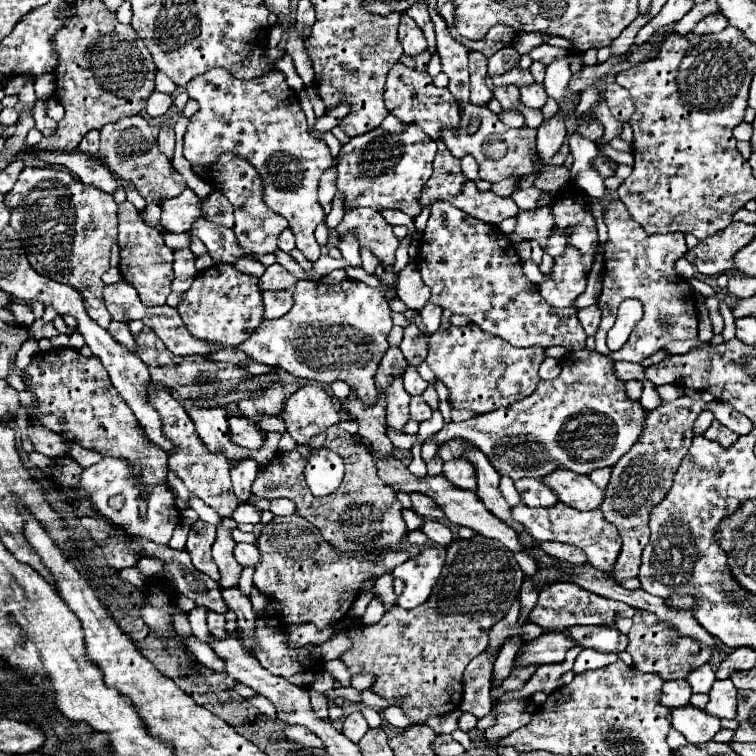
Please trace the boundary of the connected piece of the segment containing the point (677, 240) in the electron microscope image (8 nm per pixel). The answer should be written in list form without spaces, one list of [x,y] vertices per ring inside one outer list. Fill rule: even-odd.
[[[614,200],[608,204],[606,214],[604,214],[604,222],[608,226],[608,244],[606,244],[606,252],[604,252],[604,276],[602,276],[602,294],[598,298],[598,308],[602,310],[602,322],[600,328],[596,332],[596,350],[604,356],[610,356],[612,360],[628,360],[628,362],[642,362],[644,358],[652,356],[654,352],[662,350],[668,342],[673,340],[687,340],[698,338],[698,310],[696,310],[696,302],[694,302],[694,292],[688,286],[688,282],[684,278],[680,278],[674,272],[674,262],[678,258],[682,258],[688,252],[688,246],[684,242],[684,236],[680,232],[674,234],[646,234],[644,228],[632,220],[632,216],[628,214],[628,210],[624,208],[624,204],[620,200]],[[626,298],[638,298],[644,306],[644,316],[642,320],[636,324],[636,330],[632,330],[628,342],[616,350],[610,352],[606,348],[606,332],[614,326],[616,320],[616,310],[620,306],[622,300]],[[658,320],[674,320],[674,324],[670,324],[670,328],[662,328],[662,324]]]

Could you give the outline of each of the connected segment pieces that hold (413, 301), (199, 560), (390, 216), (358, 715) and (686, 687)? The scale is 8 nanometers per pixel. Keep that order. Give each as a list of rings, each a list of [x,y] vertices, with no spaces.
[[[408,264],[404,270],[400,270],[396,292],[398,298],[412,310],[422,310],[430,298],[430,288],[422,282],[416,264]]]
[[[198,520],[188,534],[188,544],[186,544],[186,552],[192,556],[192,564],[198,572],[210,576],[212,580],[220,580],[220,572],[218,566],[212,560],[210,548],[214,544],[214,528],[212,524],[206,524],[202,520]]]
[[[386,209],[386,210],[381,211],[380,213],[390,225],[406,226],[406,228],[408,228],[408,233],[411,233],[411,234],[407,234],[406,238],[409,238],[411,240],[413,239],[412,233],[415,229],[413,218],[411,218],[407,214],[404,214],[403,212],[399,210],[393,210],[393,209]]]
[[[354,712],[354,714],[350,714],[346,720],[344,720],[344,736],[348,736],[352,742],[360,742],[360,738],[364,736],[364,732],[368,730],[368,724],[366,724],[366,720],[364,720],[364,716],[362,716],[362,712]]]
[[[670,680],[670,682],[664,682],[664,686],[662,686],[660,704],[670,710],[682,708],[688,704],[690,696],[692,696],[692,688],[686,680]]]

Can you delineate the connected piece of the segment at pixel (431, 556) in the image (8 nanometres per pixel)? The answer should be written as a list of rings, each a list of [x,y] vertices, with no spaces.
[[[428,546],[418,556],[391,570],[390,573],[394,578],[404,580],[404,592],[402,596],[398,596],[398,606],[412,610],[424,604],[440,578],[444,562],[446,562],[446,550]]]

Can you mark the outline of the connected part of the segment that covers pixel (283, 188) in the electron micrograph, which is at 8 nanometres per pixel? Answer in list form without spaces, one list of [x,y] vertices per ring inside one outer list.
[[[222,68],[208,70],[186,84],[186,92],[200,104],[200,110],[190,118],[188,130],[184,134],[184,158],[190,164],[206,164],[218,160],[222,152],[238,152],[244,160],[254,164],[264,180],[264,200],[266,206],[284,216],[296,236],[296,248],[306,256],[306,260],[316,262],[320,258],[320,246],[314,238],[316,226],[324,220],[324,210],[318,204],[318,180],[324,170],[332,166],[332,156],[324,140],[316,140],[308,132],[308,122],[300,106],[298,92],[288,88],[286,78],[280,70],[270,70],[266,76],[254,80],[238,80]]]

